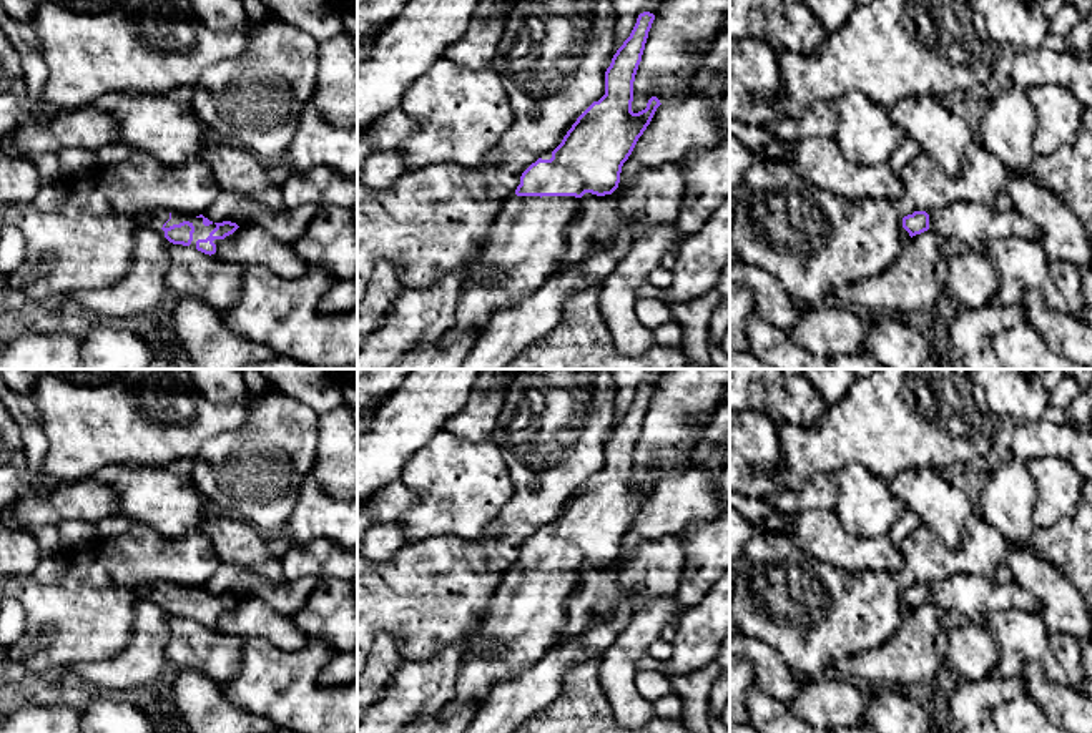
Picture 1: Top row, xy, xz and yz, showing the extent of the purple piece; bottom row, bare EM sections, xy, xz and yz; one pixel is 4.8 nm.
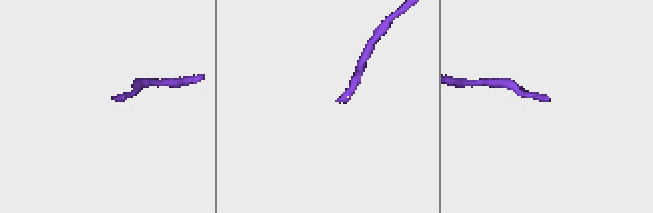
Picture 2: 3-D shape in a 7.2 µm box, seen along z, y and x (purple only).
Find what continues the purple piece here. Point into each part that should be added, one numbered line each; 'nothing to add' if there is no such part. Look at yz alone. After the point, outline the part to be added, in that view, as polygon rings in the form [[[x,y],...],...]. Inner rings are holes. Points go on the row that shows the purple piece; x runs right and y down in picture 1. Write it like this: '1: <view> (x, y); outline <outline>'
1: yz (976, 225); outline [[[952,203],[942,209],[932,209],[929,224],[946,239],[961,241],[977,253],[984,253],[991,241],[1011,236],[1042,241],[1042,231],[1016,209],[1001,213],[979,203]]]

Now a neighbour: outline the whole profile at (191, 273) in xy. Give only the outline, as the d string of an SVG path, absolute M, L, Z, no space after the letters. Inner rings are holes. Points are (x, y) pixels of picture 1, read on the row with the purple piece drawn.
M170 243L166 289L228 312L241 298L244 266Z

